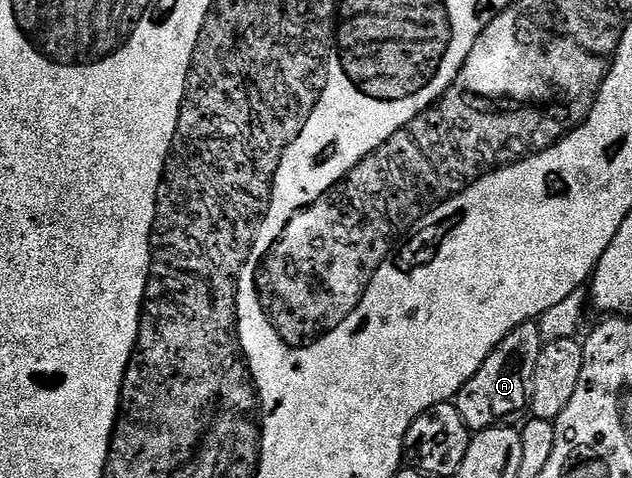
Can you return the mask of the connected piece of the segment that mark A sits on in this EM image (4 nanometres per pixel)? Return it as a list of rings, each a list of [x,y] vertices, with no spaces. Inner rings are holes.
[[[535,321],[522,324],[494,348],[494,352],[478,368],[478,372],[460,389],[454,399],[454,405],[460,409],[462,420],[469,431],[487,430],[489,426],[498,426],[512,420],[515,414],[529,409],[532,400],[532,381],[534,367],[538,365],[538,352],[545,341],[540,337],[540,327]]]

